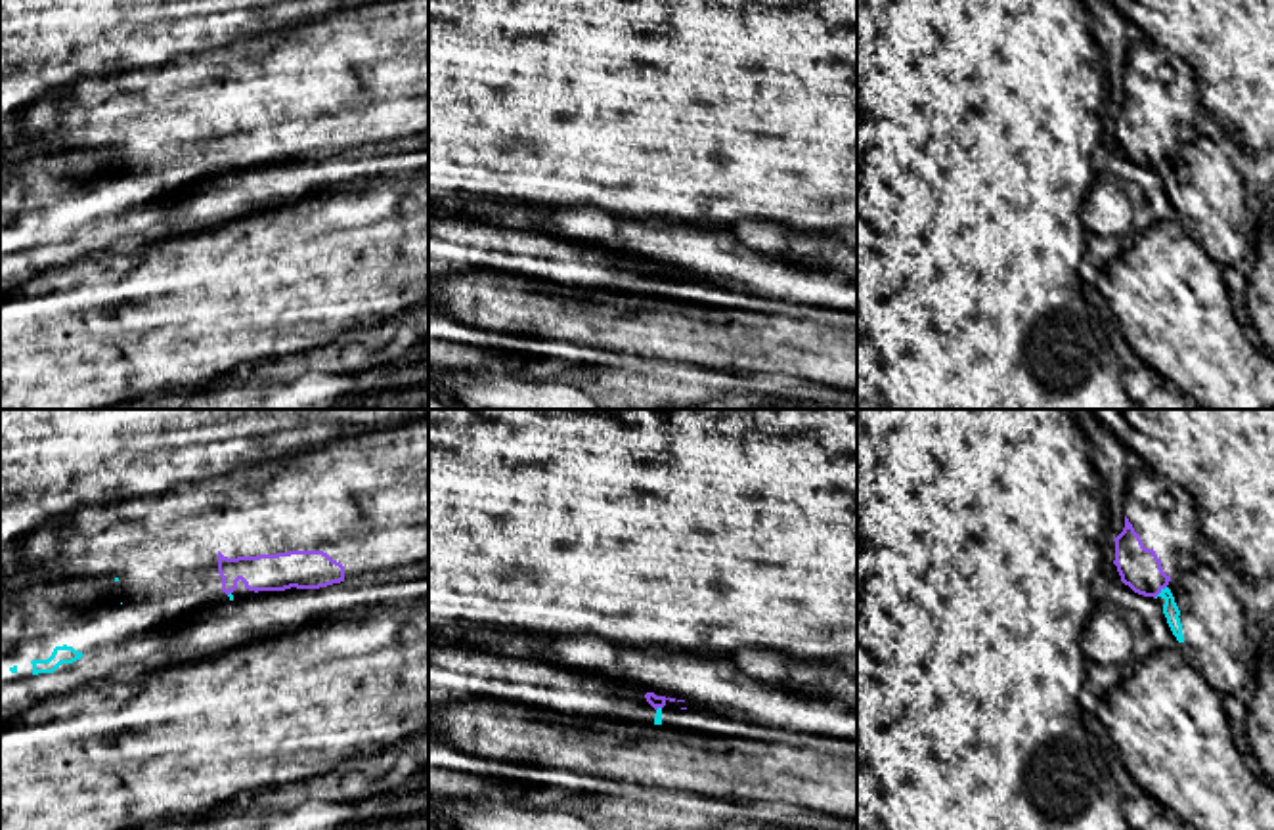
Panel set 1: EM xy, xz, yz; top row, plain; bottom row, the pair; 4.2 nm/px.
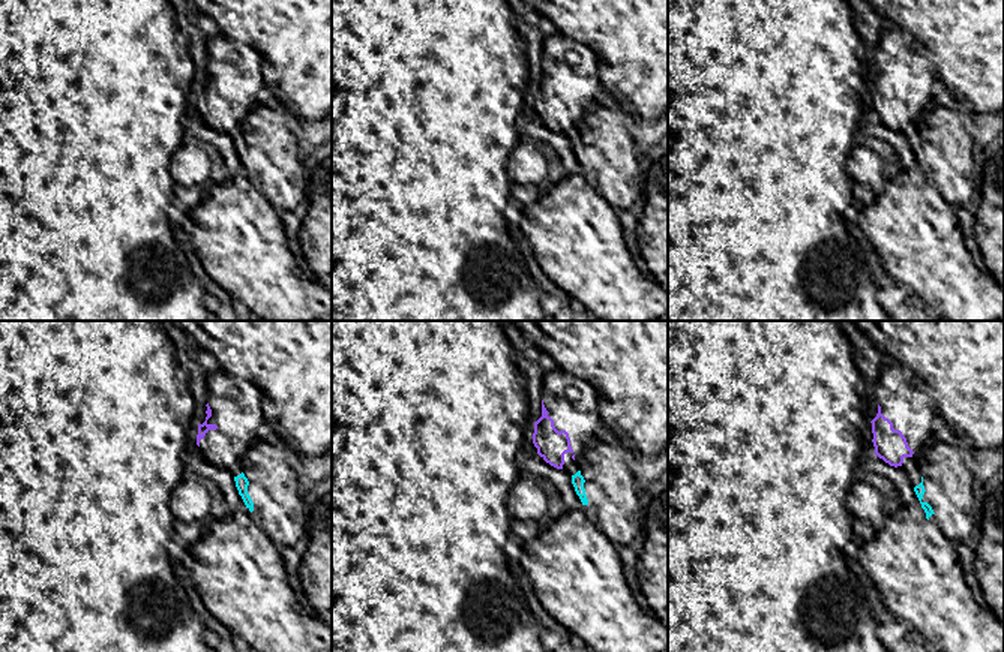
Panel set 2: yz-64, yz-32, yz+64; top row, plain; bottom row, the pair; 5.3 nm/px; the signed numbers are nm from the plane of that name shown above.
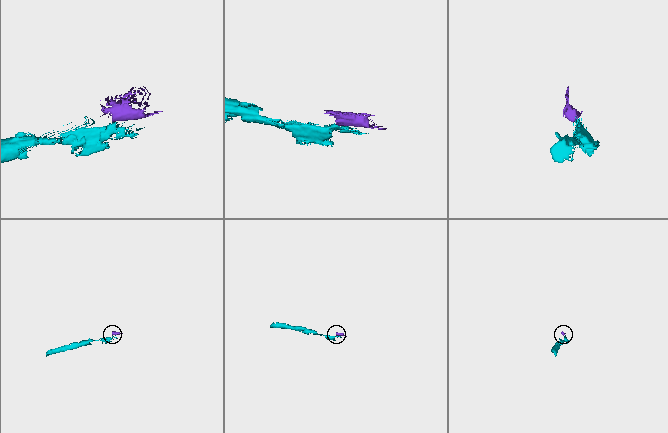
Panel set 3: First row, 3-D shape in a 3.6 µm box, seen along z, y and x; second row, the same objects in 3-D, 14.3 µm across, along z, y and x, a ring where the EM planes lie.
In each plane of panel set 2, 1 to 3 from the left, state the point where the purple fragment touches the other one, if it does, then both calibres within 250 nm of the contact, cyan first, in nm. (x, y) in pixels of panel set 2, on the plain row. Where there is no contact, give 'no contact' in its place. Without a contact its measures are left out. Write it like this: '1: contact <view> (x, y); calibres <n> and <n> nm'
1: no contact
2: no contact
3: no contact

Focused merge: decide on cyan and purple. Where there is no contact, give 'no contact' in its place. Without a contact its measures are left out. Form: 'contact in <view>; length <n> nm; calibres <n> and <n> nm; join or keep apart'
contact in yz; length 80 nm; calibres 70 and 170 nm; keep apart

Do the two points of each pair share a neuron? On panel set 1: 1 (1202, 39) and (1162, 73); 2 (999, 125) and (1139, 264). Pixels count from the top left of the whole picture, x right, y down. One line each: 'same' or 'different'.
1: different
2: different

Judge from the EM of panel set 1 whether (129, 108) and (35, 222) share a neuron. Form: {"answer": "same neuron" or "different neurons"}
{"answer": "same neuron"}

